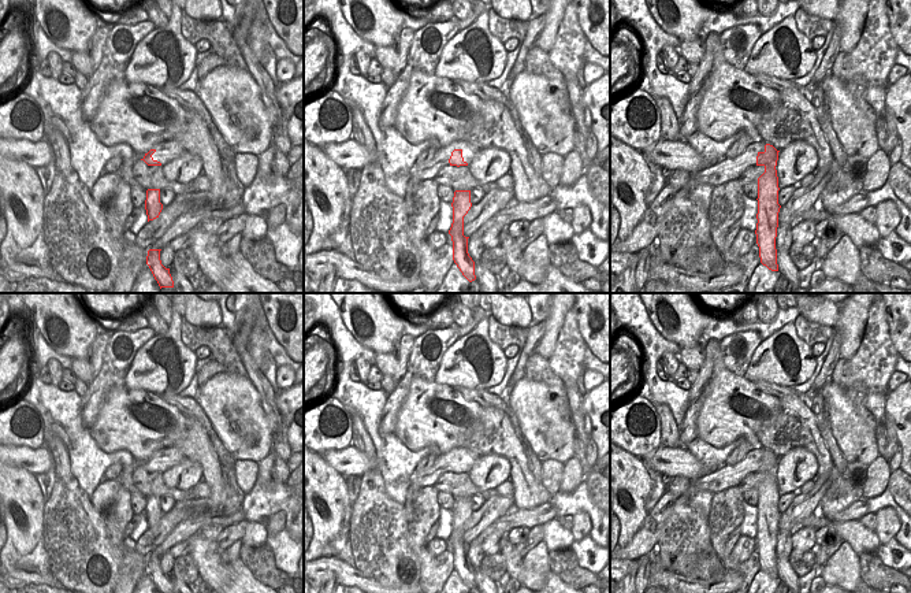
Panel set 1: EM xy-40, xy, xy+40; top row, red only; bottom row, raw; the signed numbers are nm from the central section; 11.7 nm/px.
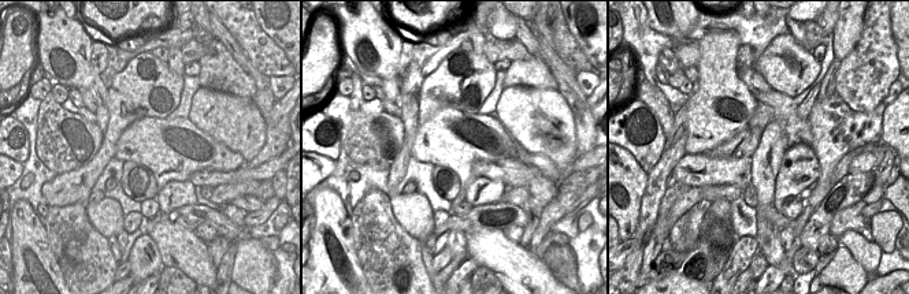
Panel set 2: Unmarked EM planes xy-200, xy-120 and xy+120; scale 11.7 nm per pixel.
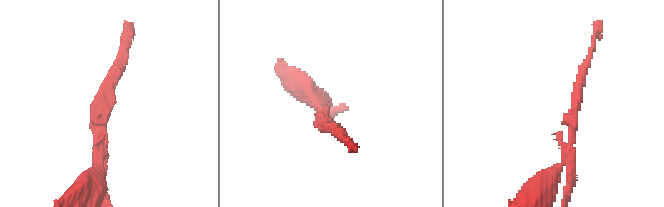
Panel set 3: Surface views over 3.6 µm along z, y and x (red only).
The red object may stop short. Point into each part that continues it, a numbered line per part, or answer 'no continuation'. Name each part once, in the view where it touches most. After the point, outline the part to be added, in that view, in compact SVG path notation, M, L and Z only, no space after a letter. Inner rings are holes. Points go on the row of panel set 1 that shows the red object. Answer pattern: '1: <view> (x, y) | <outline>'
no continuation

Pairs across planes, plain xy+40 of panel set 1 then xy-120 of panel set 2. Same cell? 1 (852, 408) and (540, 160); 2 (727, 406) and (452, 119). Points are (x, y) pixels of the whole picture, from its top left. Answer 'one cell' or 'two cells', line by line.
1: two cells
2: one cell

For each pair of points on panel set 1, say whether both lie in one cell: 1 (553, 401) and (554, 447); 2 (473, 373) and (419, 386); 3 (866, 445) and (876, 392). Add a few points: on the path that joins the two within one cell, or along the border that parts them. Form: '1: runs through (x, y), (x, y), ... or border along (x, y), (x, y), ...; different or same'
1: runs through (553, 412), (553, 436); same
2: border along (434, 380), (453, 388); different
3: border along (847, 393), (861, 396), (862, 404), (876, 419); different

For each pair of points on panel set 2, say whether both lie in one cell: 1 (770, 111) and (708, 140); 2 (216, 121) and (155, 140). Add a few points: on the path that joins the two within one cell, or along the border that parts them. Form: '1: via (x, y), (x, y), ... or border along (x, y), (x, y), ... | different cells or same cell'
1: border along (754, 96), (754, 111), (746, 126) | different cells
2: border along (188, 119), (223, 144) | different cells

